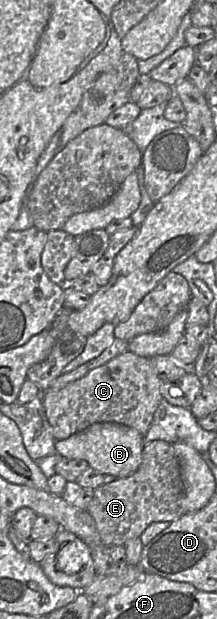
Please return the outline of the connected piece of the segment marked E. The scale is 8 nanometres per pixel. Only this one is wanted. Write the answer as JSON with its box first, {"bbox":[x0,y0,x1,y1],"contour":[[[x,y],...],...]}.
{"bbox":[86,440,185,545],"contour":[[[156,440],[145,445],[142,461],[138,469],[128,477],[116,478],[108,484],[96,488],[86,511],[94,519],[96,528],[101,536],[103,545],[125,545],[133,538],[138,538],[153,522],[171,523],[185,514],[183,510],[184,485],[181,477],[179,462],[175,456],[172,444]]]}

